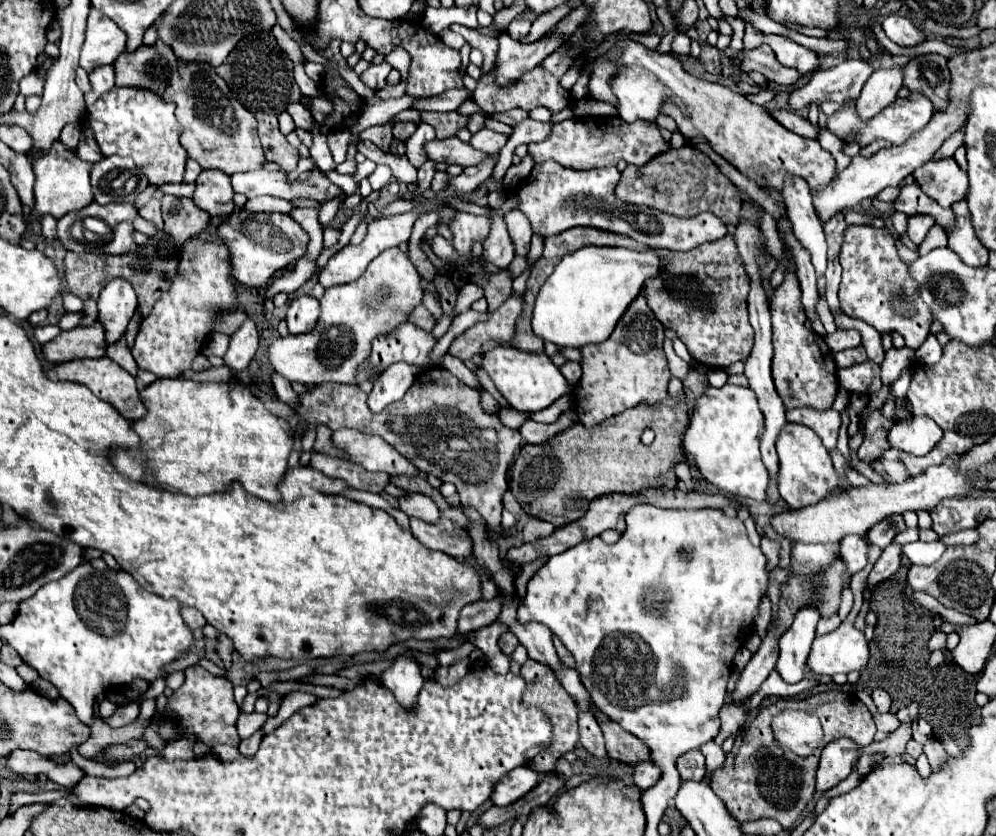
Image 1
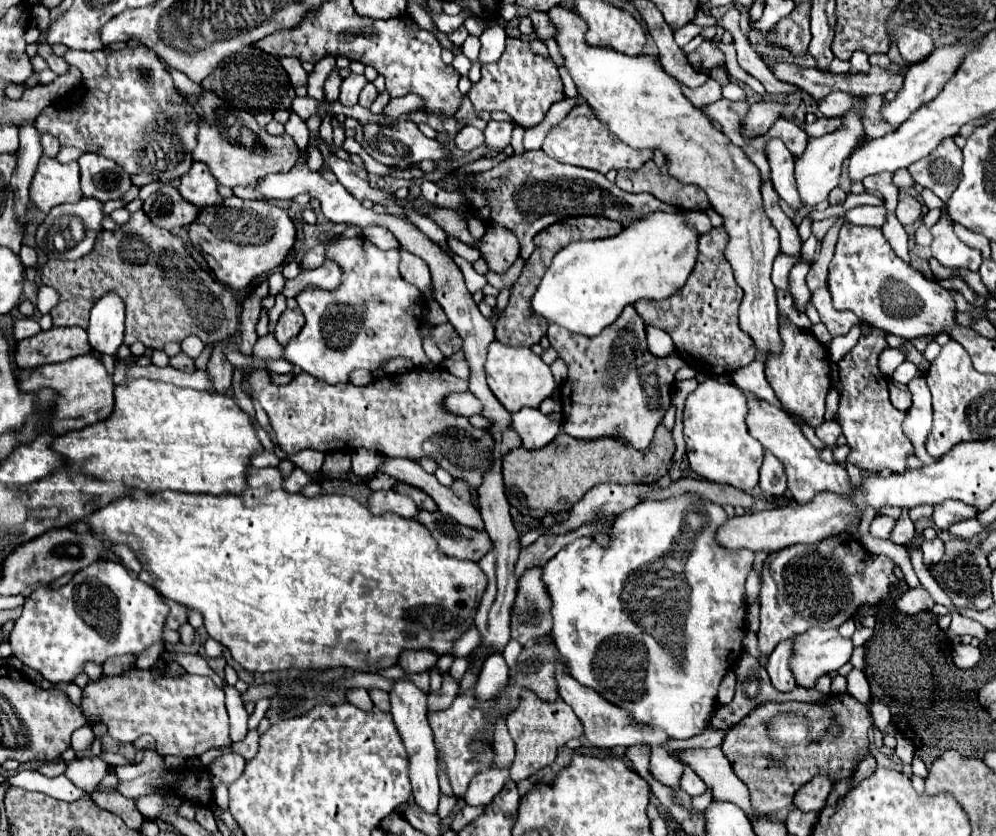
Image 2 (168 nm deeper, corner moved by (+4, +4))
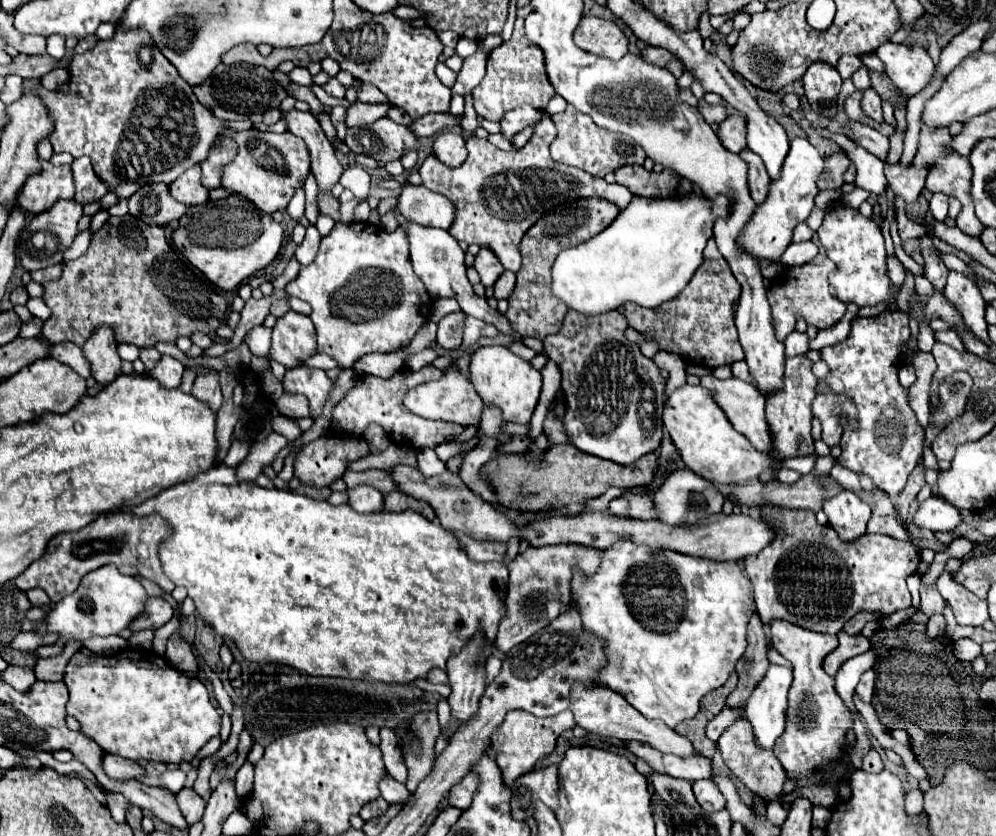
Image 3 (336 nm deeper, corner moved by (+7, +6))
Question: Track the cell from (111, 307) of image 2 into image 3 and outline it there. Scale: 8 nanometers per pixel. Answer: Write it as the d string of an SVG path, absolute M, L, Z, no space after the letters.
M108 327L96 329L96 333L82 345L84 357L90 361L90 373L98 385L108 385L120 373L120 357L116 353L114 333Z

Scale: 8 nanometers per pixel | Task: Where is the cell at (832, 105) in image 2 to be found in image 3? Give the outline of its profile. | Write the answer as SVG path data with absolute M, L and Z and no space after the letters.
M866 89L864 91L864 97L862 97L860 105L862 105L862 111L870 119L882 123L882 101L880 101L880 97L878 97L878 93L874 89Z

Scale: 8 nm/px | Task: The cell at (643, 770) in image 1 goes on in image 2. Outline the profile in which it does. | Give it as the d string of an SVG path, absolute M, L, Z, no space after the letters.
M655 747L653 753L651 753L651 761L649 761L649 773L659 783L665 783L667 787L677 787L679 785L679 777L683 773L683 767L667 751Z

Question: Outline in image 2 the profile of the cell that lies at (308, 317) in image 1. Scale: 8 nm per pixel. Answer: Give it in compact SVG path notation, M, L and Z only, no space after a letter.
M297 307L297 309L285 309L285 311L281 313L277 325L275 325L277 341L279 341L281 345L287 345L287 341L293 339L293 337L301 331L303 325L305 325L305 317L303 317L303 313L301 313L299 307Z

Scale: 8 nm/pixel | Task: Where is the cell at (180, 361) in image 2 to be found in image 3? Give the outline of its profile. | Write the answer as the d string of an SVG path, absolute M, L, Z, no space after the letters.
M162 355L160 361L152 369L146 369L146 375L156 379L164 389L178 387L182 373L184 373L184 365L170 355Z

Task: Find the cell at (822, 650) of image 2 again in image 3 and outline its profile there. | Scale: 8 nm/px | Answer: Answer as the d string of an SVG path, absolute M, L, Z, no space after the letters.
M770 621L770 645L794 665L794 681L788 695L790 707L786 729L774 745L774 755L786 769L786 777L796 779L796 789L830 785L838 795L842 781L830 775L828 767L844 757L842 749L846 745L846 733L854 727L854 713L836 695L834 677L826 675L822 669L824 657L838 647L838 639L834 635L802 629L788 621Z

